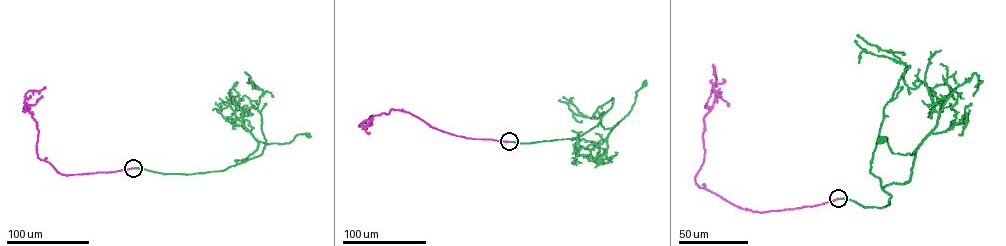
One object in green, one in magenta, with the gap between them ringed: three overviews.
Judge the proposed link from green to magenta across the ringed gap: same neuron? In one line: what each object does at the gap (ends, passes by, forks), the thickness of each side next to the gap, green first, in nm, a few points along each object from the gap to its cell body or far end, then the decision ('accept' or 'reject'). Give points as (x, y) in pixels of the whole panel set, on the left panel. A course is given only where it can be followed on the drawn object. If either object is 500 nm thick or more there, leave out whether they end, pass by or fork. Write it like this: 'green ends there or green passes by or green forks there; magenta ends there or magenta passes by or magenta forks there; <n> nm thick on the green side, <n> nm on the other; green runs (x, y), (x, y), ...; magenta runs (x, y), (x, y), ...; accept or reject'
green ends there; magenta ends there; 220 nm thick on the green side, 200 nm on the other; green runs (133, 168), (164, 174), (222, 170), (246, 158), (258, 141), (288, 143), (298, 134), (307, 135); magenta runs (132, 168), (66, 175), (39, 158), (37, 122), (24, 107), (24, 100), (29, 90), (39, 91), (45, 86); accept

